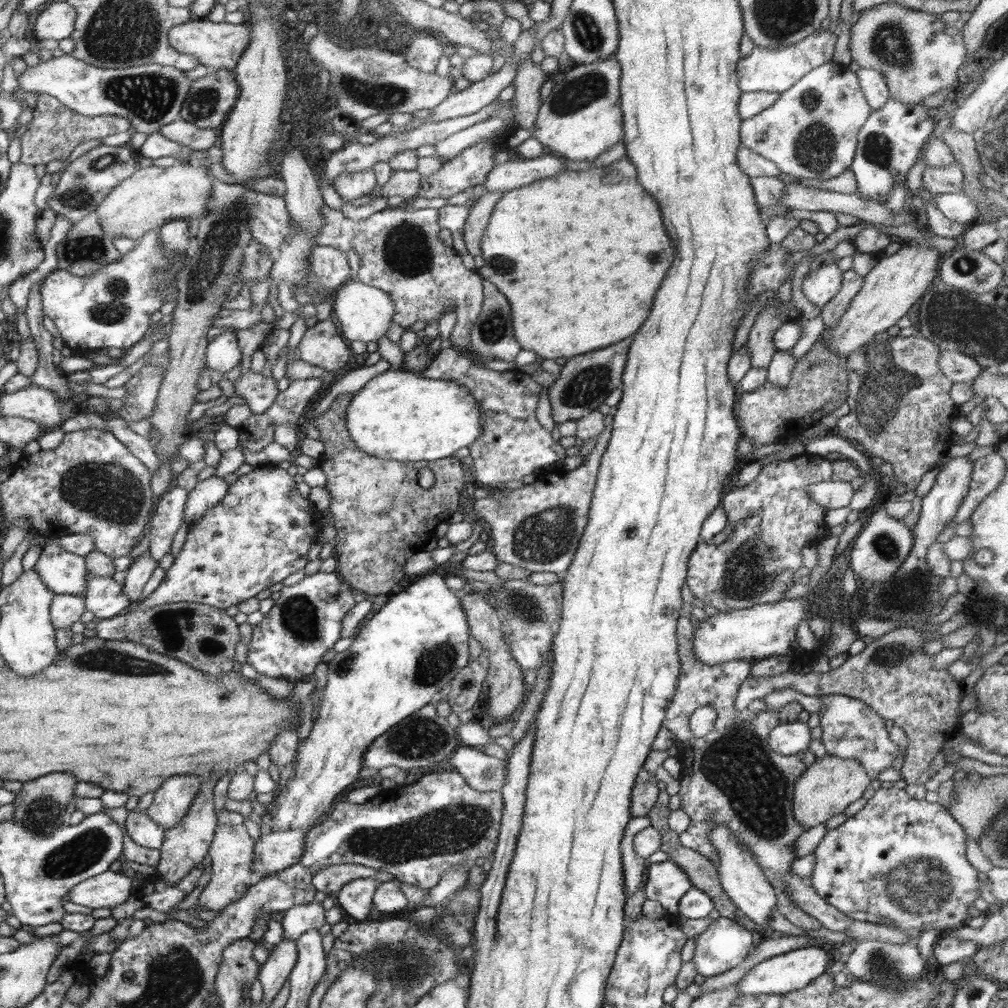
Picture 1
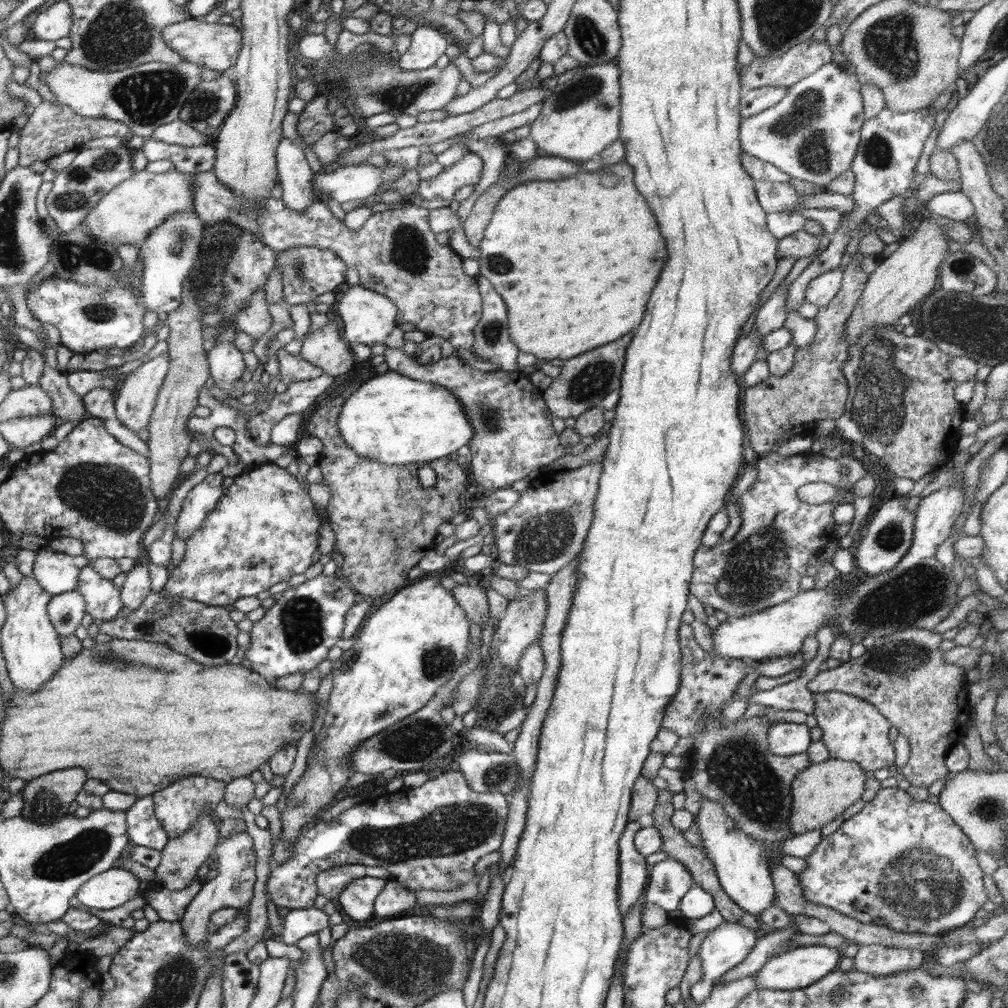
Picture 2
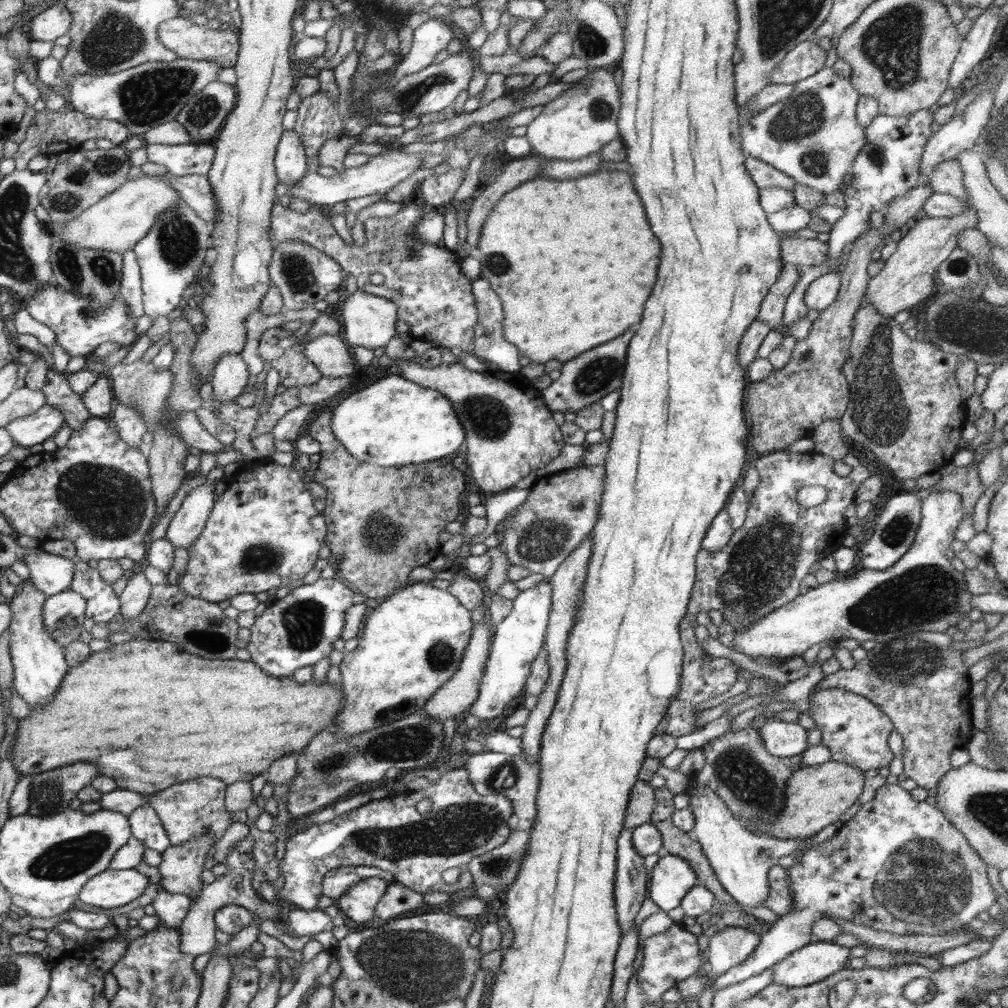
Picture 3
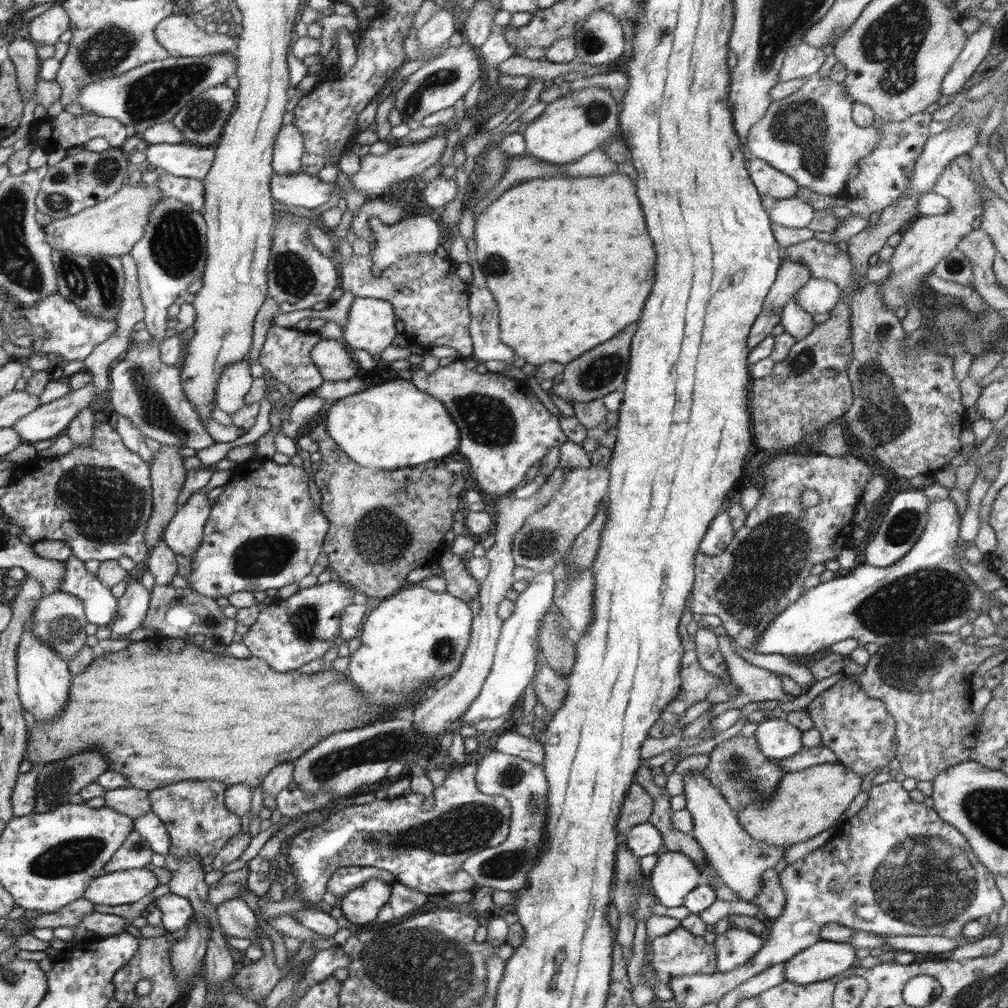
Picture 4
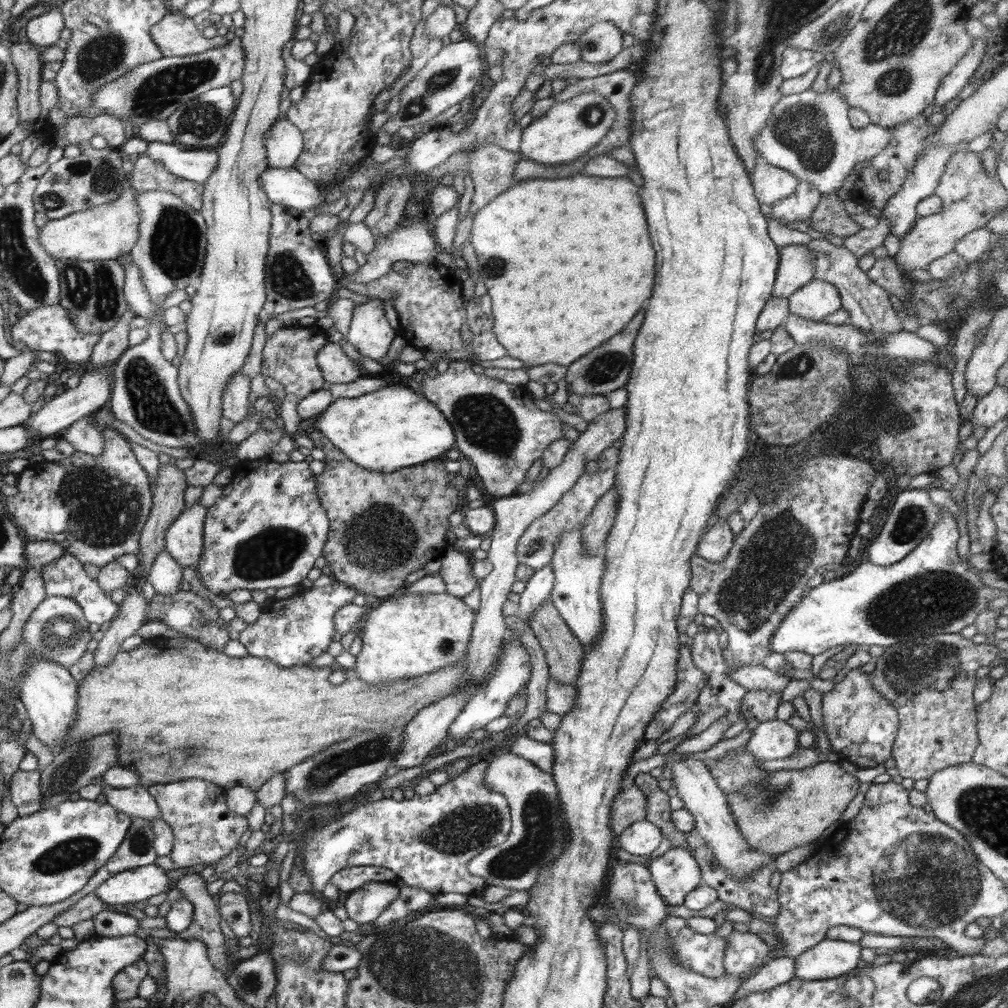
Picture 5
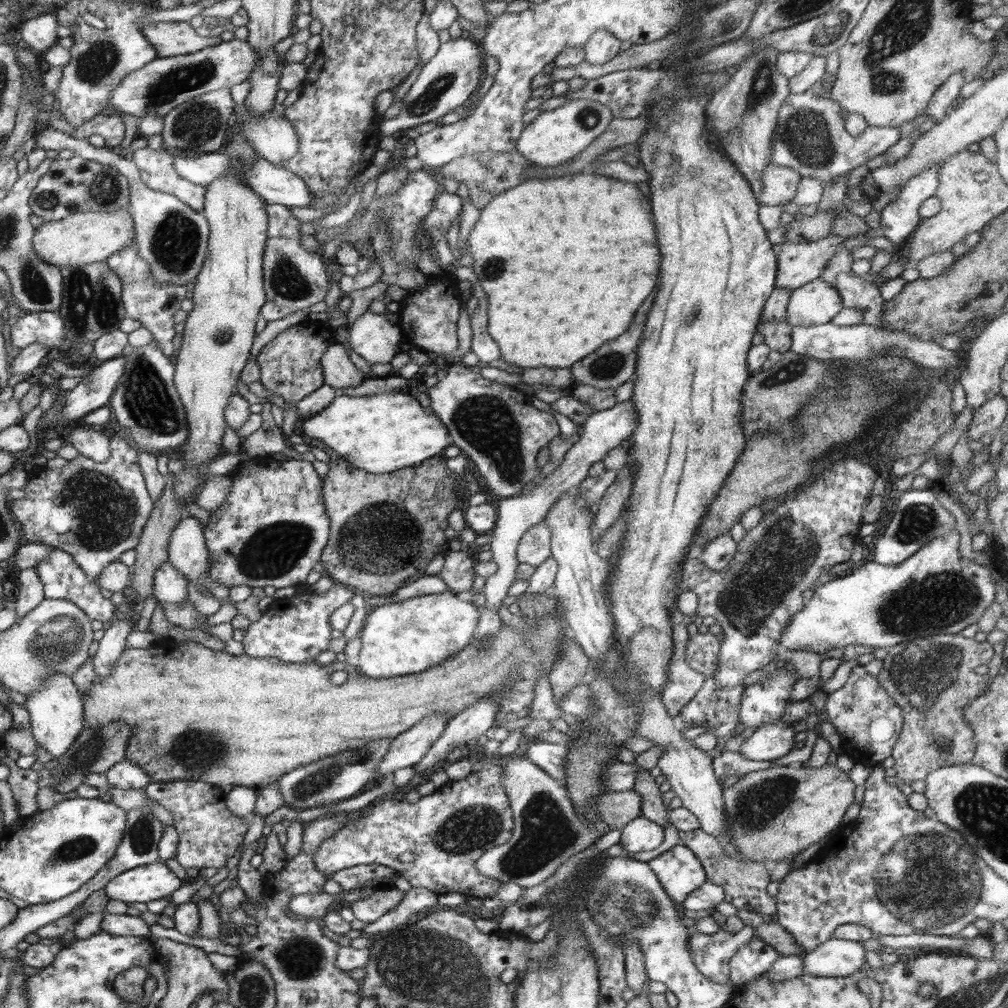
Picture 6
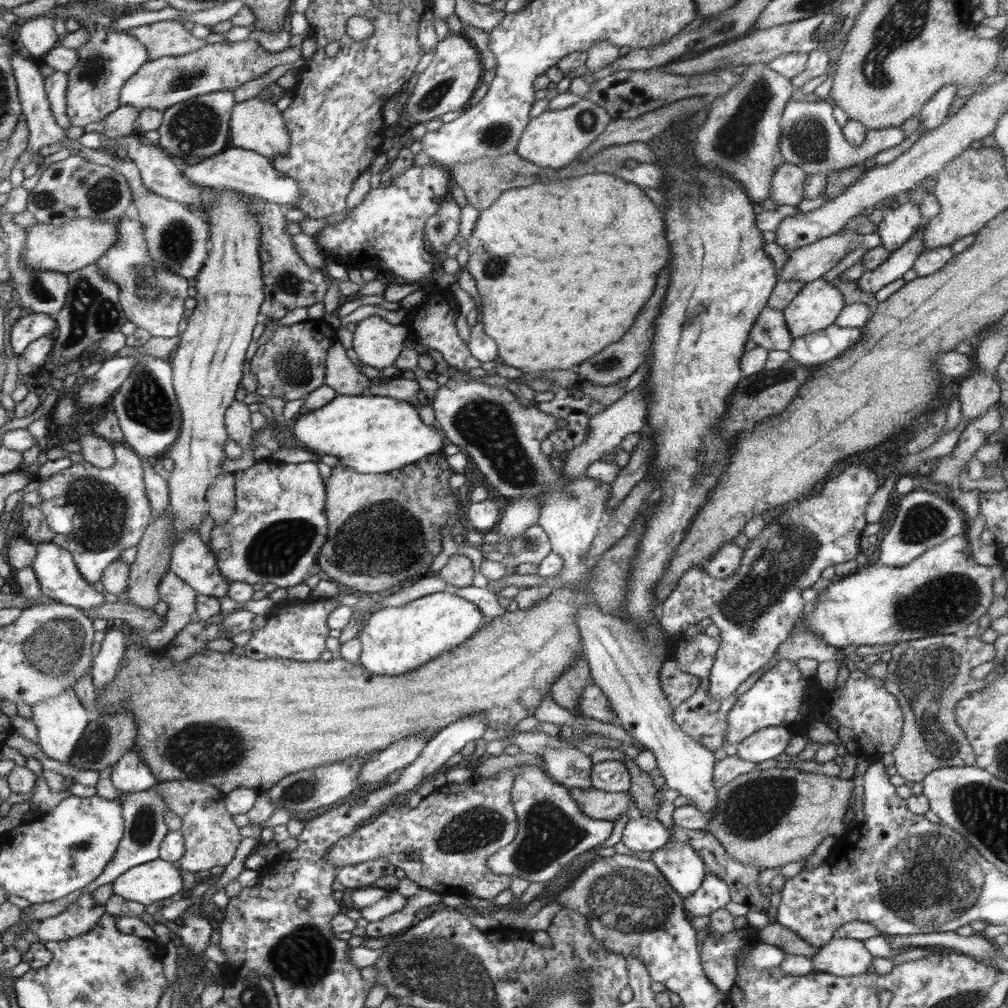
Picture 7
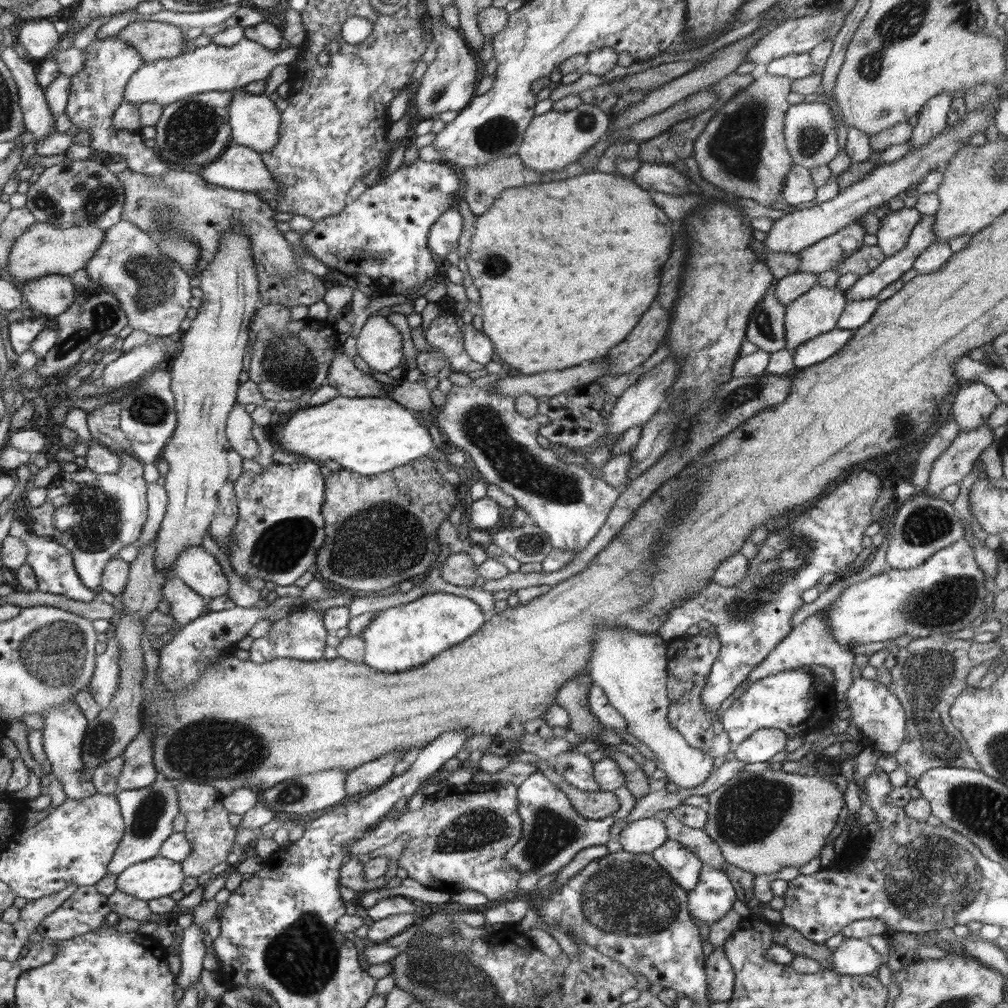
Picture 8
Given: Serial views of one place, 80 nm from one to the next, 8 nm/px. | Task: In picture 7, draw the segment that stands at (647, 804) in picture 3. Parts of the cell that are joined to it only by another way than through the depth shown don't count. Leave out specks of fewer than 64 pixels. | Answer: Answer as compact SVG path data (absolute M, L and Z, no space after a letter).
M596 788L568 789L570 797L576 800L582 812L594 820L609 820L615 822L628 810L632 795L622 792L603 792Z

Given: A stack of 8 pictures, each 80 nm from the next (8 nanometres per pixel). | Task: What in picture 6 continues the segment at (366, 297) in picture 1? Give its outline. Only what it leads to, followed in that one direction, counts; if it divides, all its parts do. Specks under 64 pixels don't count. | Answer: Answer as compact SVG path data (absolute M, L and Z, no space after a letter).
M370 311L356 318L348 334L351 348L370 365L389 364L399 343L404 342L403 329L390 323L383 314Z

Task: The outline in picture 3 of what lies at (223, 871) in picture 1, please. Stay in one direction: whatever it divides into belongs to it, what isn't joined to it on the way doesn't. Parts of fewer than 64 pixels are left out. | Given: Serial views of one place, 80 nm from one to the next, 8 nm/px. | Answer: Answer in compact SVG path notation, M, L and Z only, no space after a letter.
M248 835L245 839L237 842L236 847L230 852L226 858L228 872L219 876L213 883L203 886L199 897L191 904L191 910L188 911L187 918L178 927L181 933L181 948L184 954L190 956L200 956L200 954L208 954L217 946L217 940L214 937L217 926L215 925L214 915L216 911L227 904L237 904L247 908L253 914L257 914L263 920L274 920L280 912L282 906L280 902L271 903L263 898L258 897L257 892L252 887L251 878L255 867L255 861L252 855L254 847L254 839Z

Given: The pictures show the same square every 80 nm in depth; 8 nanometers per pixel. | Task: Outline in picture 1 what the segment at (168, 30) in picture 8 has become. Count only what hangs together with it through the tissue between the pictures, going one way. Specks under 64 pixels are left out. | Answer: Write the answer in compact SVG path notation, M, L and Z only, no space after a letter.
M196 18L190 23L181 24L174 27L169 36L171 45L180 52L186 52L192 56L199 57L199 63L208 70L216 71L220 69L233 70L238 64L243 52L251 46L252 30L251 24L243 22L232 24L226 22L212 22L203 18Z

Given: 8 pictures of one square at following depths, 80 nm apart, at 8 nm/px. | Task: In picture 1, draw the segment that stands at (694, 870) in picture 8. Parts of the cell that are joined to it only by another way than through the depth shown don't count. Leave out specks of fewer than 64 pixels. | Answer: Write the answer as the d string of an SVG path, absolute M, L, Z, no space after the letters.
M668 859L659 864L648 863L642 887L648 900L660 903L668 913L676 913L679 909L679 900L692 888L692 884L684 870Z

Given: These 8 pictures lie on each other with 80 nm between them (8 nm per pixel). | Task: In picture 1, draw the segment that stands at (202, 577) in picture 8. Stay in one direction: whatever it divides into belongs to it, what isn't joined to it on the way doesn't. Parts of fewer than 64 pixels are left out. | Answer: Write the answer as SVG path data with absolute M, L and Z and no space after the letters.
M213 475L203 481L198 481L189 498L185 502L184 523L194 525L202 519L209 508L216 506L228 494L230 481L225 477Z

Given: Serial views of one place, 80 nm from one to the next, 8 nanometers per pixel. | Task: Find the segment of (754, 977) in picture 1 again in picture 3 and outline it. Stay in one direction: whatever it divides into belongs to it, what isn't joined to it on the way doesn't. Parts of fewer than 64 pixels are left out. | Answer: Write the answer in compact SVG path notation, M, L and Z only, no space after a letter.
M814 939L770 968L773 983L796 988L810 986L842 970L851 957L849 947Z

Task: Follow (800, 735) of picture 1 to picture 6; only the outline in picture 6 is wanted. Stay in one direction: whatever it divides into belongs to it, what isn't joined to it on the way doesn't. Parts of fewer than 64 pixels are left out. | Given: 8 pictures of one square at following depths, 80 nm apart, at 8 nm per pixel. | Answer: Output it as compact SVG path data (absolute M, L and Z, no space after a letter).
M783 721L769 723L748 736L739 752L748 760L774 762L796 748L795 735L791 724Z

